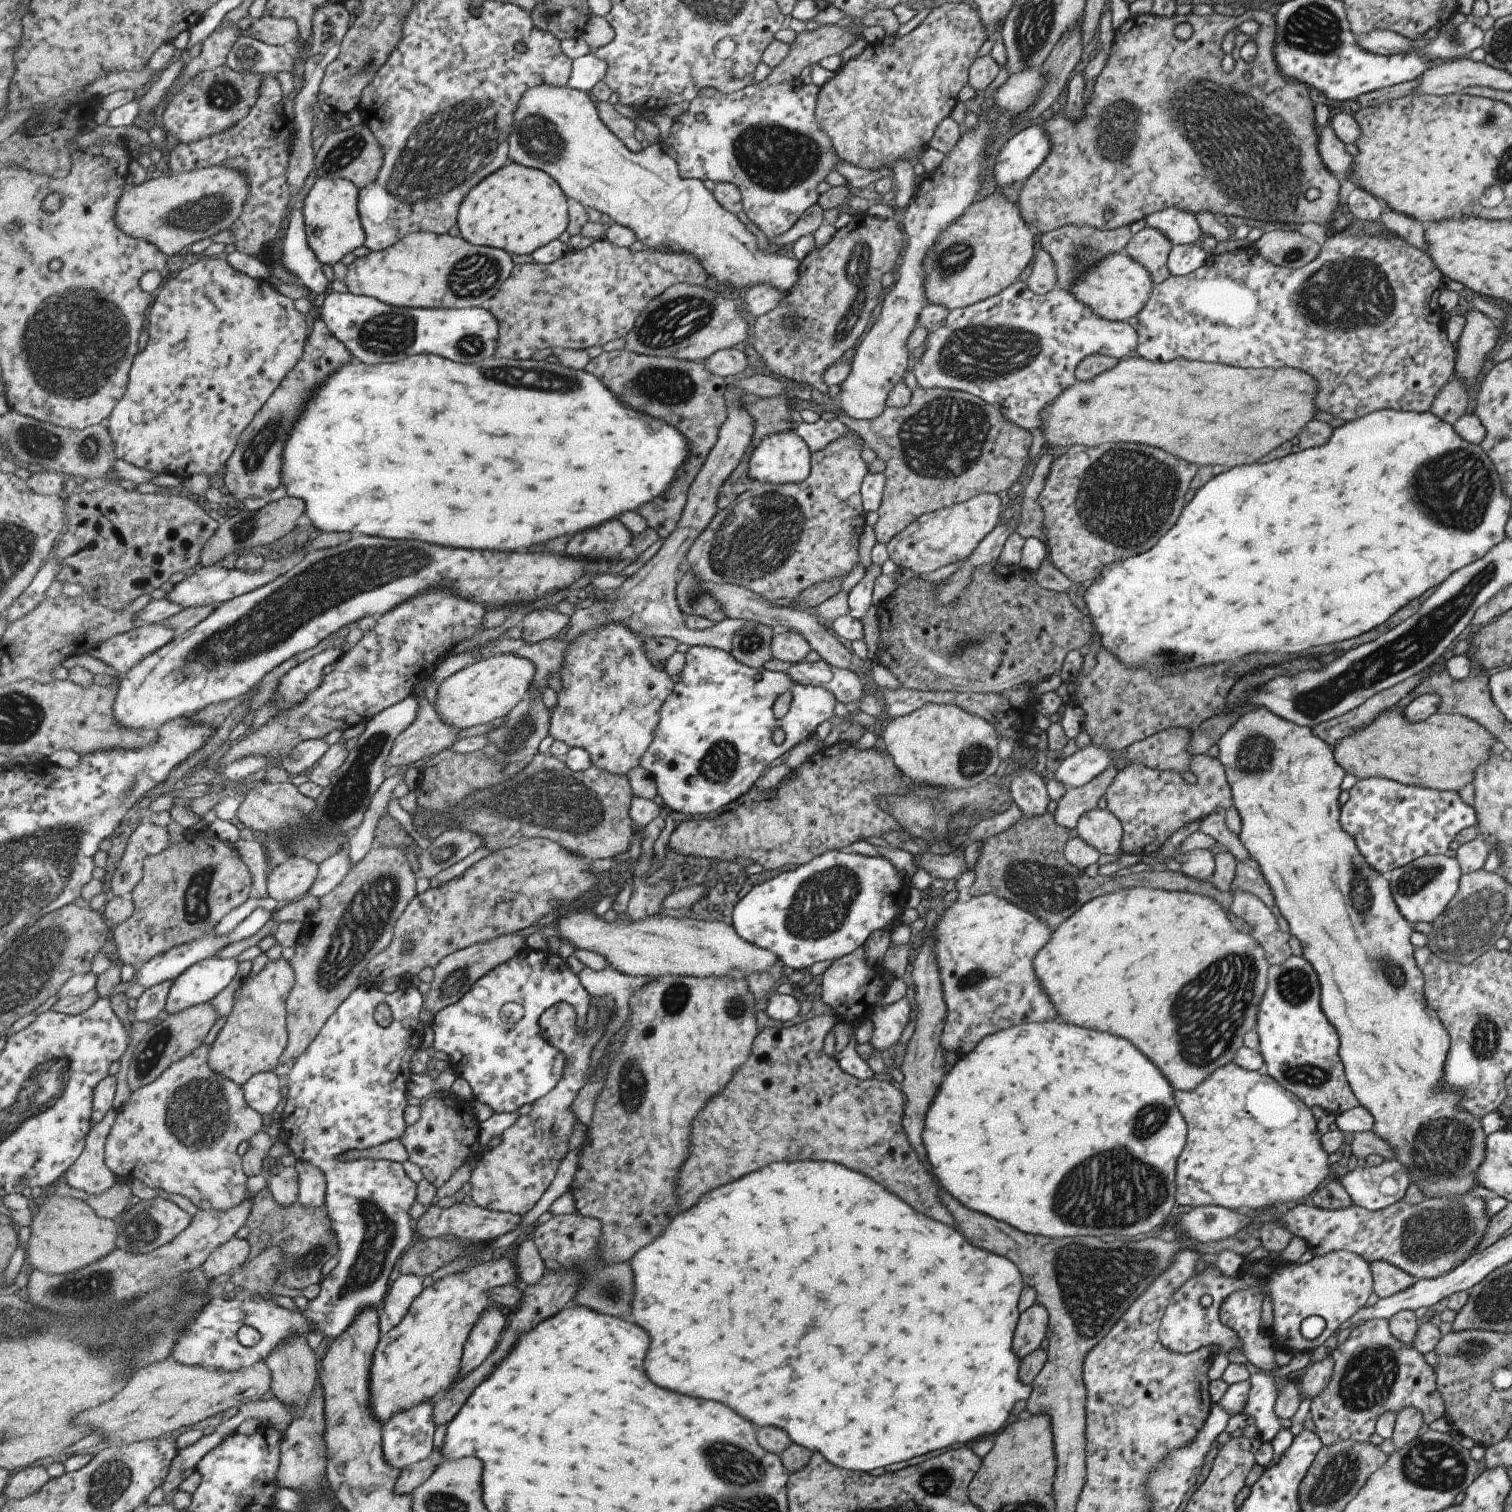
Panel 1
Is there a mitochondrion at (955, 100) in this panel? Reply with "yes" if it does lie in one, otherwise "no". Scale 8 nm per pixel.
no

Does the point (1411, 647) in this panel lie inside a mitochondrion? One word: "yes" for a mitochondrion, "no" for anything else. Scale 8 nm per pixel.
yes

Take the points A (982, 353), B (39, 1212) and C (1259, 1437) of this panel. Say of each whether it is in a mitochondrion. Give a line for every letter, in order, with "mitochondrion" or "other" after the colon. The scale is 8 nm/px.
A: mitochondrion
B: other
C: other

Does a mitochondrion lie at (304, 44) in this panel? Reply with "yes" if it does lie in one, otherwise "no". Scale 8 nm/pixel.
no

